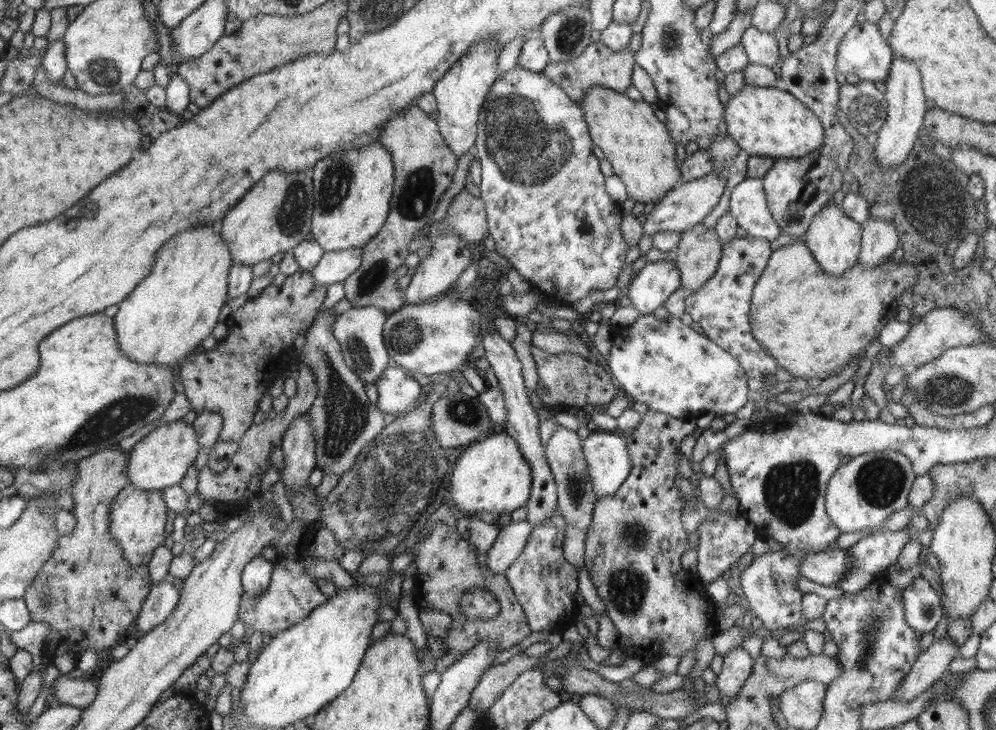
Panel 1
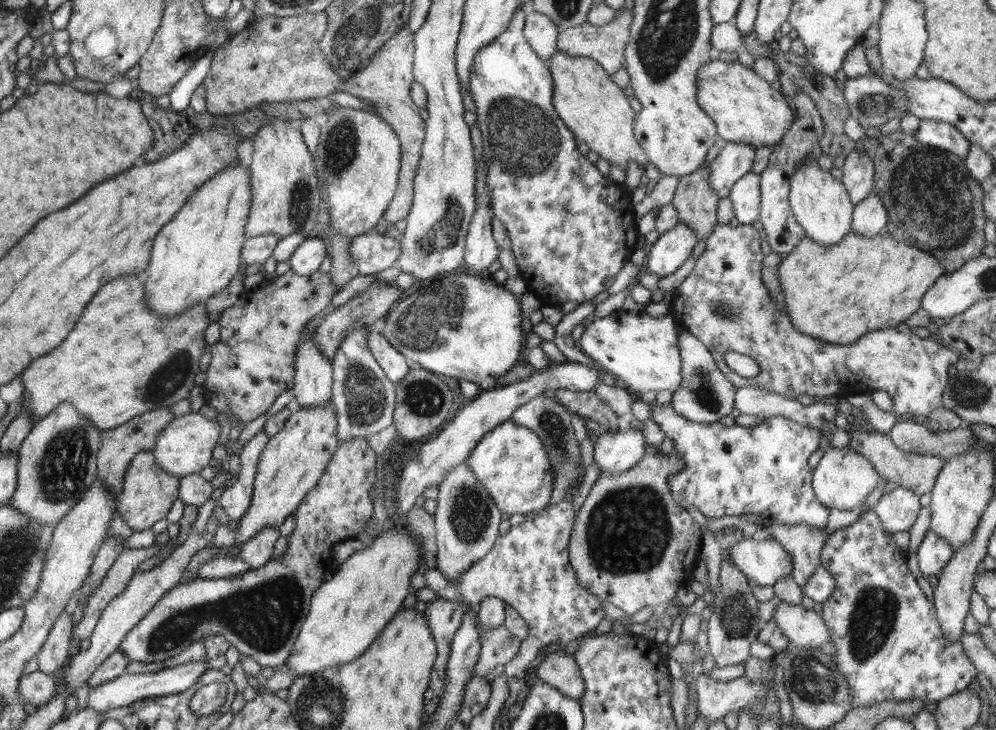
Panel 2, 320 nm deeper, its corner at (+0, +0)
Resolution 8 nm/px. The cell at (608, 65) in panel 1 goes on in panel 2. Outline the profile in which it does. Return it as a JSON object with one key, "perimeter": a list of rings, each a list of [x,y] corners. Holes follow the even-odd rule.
{"perimeter":[[[620,7],[617,10],[616,18],[604,26],[582,24],[563,30],[559,33],[557,40],[558,50],[567,55],[583,56],[594,59],[609,74],[614,74],[617,70],[625,68],[624,49],[630,36],[630,27],[632,25],[632,10],[626,7]]]}

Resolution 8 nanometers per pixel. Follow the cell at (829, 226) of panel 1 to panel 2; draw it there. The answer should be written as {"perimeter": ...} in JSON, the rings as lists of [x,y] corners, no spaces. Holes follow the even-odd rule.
{"perimeter":[[[813,159],[799,164],[790,179],[789,205],[794,219],[802,226],[806,236],[820,246],[836,246],[846,234],[852,233],[853,202],[849,199],[848,191],[843,182],[836,179],[830,172],[823,171]]]}

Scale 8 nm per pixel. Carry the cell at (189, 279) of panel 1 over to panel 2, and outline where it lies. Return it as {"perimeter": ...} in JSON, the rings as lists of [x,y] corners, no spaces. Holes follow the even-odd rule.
{"perimeter":[[[243,163],[225,166],[204,182],[204,186],[194,190],[186,200],[186,206],[182,206],[178,214],[158,232],[152,246],[150,266],[146,267],[146,278],[142,278],[146,286],[148,306],[154,312],[162,316],[178,314],[196,303],[205,302],[225,290],[241,270],[240,258],[246,240],[244,228],[252,202],[250,181],[249,167]]]}

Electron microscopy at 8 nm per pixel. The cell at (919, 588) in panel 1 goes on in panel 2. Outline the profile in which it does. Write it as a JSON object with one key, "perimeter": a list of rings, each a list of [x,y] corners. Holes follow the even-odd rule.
{"perimeter":[[[929,529],[916,550],[922,576],[938,576],[953,555],[951,544]]]}

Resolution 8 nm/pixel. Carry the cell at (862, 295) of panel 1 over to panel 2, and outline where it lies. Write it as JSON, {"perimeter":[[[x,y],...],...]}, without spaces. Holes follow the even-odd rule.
{"perimeter":[[[888,233],[874,237],[846,234],[836,246],[820,246],[802,237],[792,253],[782,257],[778,267],[778,280],[784,294],[784,304],[790,314],[790,322],[802,334],[837,345],[850,345],[871,330],[904,323],[921,307],[926,292],[945,274],[940,262],[930,254],[908,246]]]}

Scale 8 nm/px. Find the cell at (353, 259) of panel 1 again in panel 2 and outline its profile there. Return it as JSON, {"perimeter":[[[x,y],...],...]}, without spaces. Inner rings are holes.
{"perimeter":[[[364,234],[350,239],[348,252],[358,275],[376,276],[377,272],[396,266],[401,242],[387,234]]]}

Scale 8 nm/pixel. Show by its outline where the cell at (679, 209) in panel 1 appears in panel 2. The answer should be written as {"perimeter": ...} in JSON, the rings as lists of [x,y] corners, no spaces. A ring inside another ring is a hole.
{"perimeter":[[[722,143],[719,156],[711,162],[710,184],[719,198],[726,198],[742,176],[752,170],[755,149],[744,143]]]}

